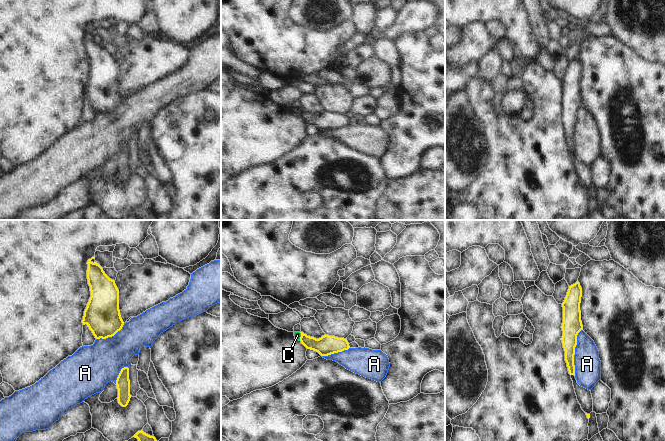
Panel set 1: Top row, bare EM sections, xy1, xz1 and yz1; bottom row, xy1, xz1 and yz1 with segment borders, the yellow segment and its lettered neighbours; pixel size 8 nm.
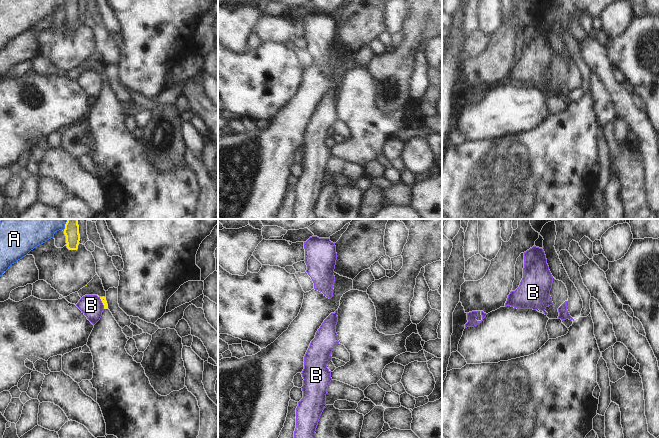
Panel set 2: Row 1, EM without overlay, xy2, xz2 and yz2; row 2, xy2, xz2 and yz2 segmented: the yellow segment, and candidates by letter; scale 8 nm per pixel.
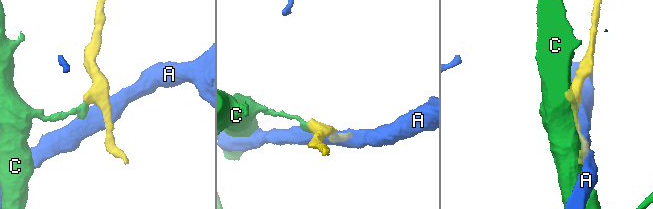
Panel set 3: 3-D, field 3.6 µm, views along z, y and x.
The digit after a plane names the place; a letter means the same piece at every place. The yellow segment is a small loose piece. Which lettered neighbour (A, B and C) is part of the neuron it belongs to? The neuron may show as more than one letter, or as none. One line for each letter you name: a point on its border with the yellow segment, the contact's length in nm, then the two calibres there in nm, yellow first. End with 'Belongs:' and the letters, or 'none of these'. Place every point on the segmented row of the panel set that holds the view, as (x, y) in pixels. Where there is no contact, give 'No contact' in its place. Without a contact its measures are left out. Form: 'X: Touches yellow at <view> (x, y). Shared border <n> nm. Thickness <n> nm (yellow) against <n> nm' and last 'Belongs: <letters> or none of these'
Belongs: none of these.

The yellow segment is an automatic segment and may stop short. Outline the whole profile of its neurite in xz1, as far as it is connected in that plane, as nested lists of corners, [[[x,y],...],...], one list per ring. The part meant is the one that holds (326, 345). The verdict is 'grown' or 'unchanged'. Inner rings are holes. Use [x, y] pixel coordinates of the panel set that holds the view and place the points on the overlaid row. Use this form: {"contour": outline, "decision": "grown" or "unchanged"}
{"contour": [[[301,333],[300,341],[307,348],[318,352],[321,356],[328,356],[350,348],[347,339],[324,335],[319,339]]], "decision": "unchanged"}

